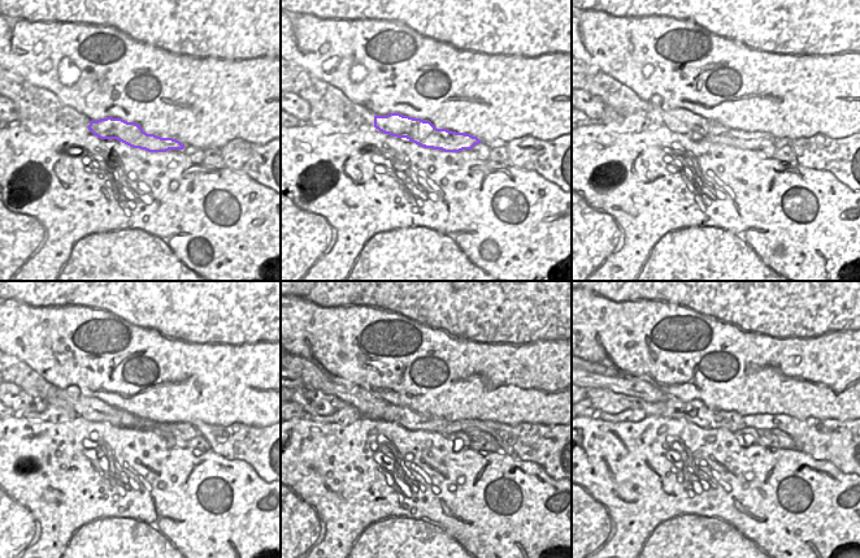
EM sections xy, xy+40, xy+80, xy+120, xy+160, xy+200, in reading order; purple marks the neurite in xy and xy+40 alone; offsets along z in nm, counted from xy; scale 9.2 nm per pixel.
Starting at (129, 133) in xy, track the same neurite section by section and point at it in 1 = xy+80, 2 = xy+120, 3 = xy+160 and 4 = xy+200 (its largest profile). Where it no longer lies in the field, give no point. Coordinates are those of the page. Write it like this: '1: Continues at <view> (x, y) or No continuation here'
1: Continues at xy+80 (677, 120)
2: Continues at xy+120 (91, 409)
3: Continues at xy+160 (369, 406)
4: Continues at xy+200 (621, 384).

